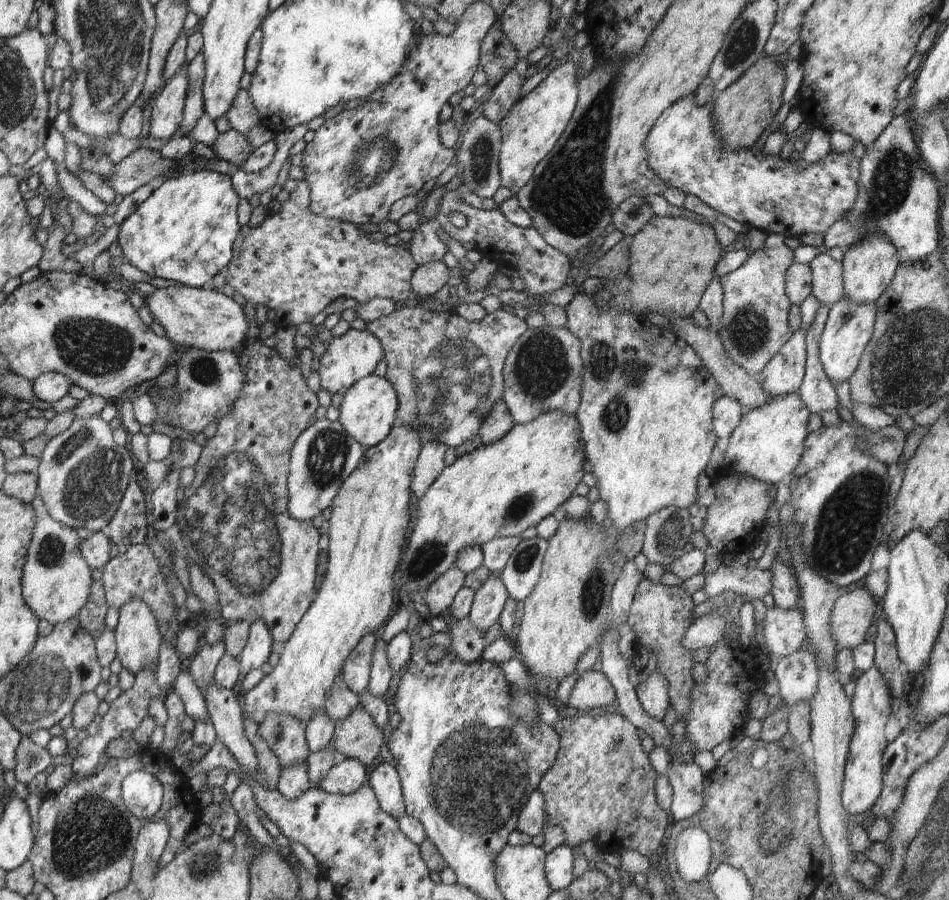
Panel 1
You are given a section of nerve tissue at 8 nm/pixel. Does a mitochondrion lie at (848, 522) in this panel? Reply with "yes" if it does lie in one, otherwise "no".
yes

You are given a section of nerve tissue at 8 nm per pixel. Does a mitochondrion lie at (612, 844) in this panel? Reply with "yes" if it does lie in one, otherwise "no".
no

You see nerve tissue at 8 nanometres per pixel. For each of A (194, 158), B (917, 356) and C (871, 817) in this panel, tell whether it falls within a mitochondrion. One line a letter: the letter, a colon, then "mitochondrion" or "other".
A: other
B: mitochondrion
C: other

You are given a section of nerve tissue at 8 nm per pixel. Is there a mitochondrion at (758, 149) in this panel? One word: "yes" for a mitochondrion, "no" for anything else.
no

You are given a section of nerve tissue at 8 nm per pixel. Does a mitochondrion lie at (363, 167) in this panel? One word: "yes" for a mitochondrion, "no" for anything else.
yes

